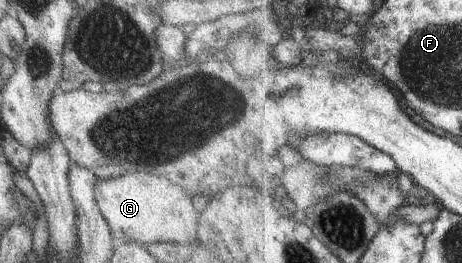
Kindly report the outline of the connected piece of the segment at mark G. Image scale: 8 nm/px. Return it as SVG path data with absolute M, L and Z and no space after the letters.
M124 171L121 176L96 179L95 204L110 231L112 243L116 246L123 242L139 245L153 242L189 244L195 240L195 224L198 210L192 200L175 184L167 182L149 172Z

